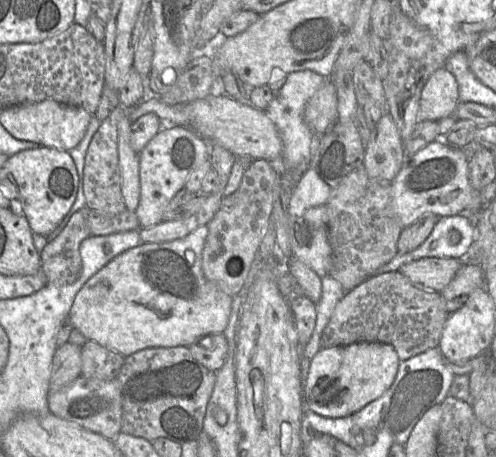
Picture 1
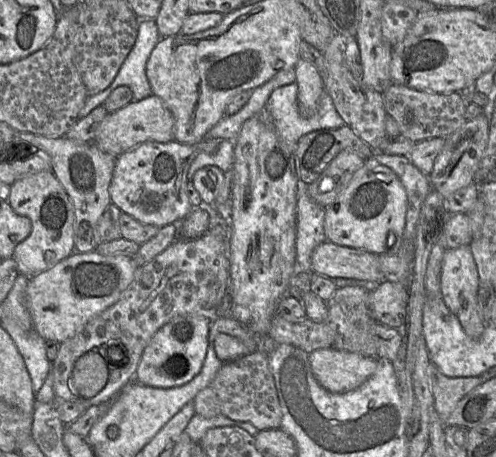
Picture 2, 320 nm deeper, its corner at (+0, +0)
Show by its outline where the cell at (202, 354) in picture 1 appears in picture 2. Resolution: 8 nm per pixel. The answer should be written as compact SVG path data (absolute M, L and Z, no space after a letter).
M180 315L162 326L143 351L133 383L148 387L175 388L186 385L201 371L209 344L210 320Z

